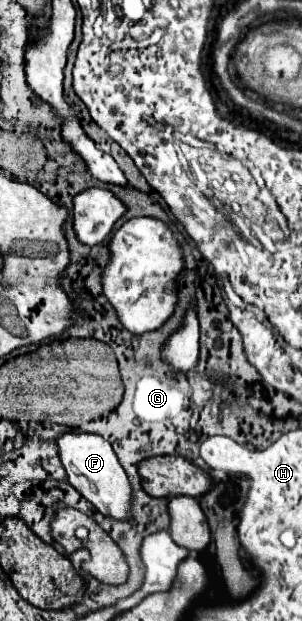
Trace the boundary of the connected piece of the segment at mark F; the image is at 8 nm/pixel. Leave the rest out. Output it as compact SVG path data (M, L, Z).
M66 431L60 437L56 437L56 447L60 461L66 469L68 483L84 497L88 499L100 513L116 519L126 519L130 513L130 499L132 489L128 475L118 463L116 453L112 451L112 445L94 433L72 433Z

